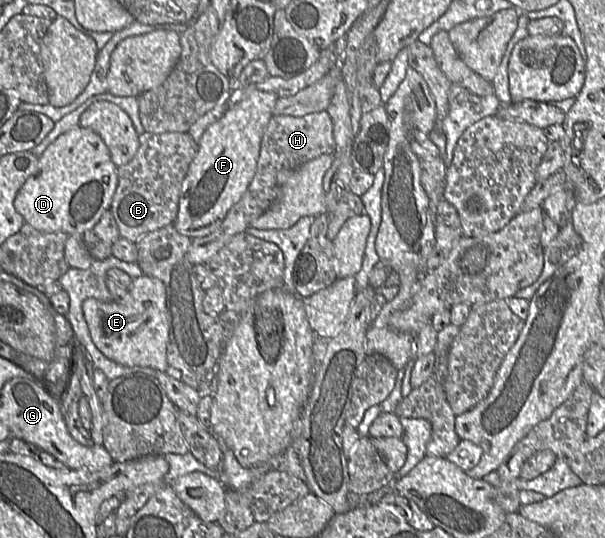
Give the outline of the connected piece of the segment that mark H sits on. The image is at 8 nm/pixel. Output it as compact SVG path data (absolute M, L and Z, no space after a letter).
M326 111L303 117L273 116L264 130L256 173L248 188L211 234L191 240L187 259L193 265L205 264L234 235L246 231L251 222L261 216L273 204L277 195L277 175L281 170L297 168L323 154L333 154L335 147L333 122Z

